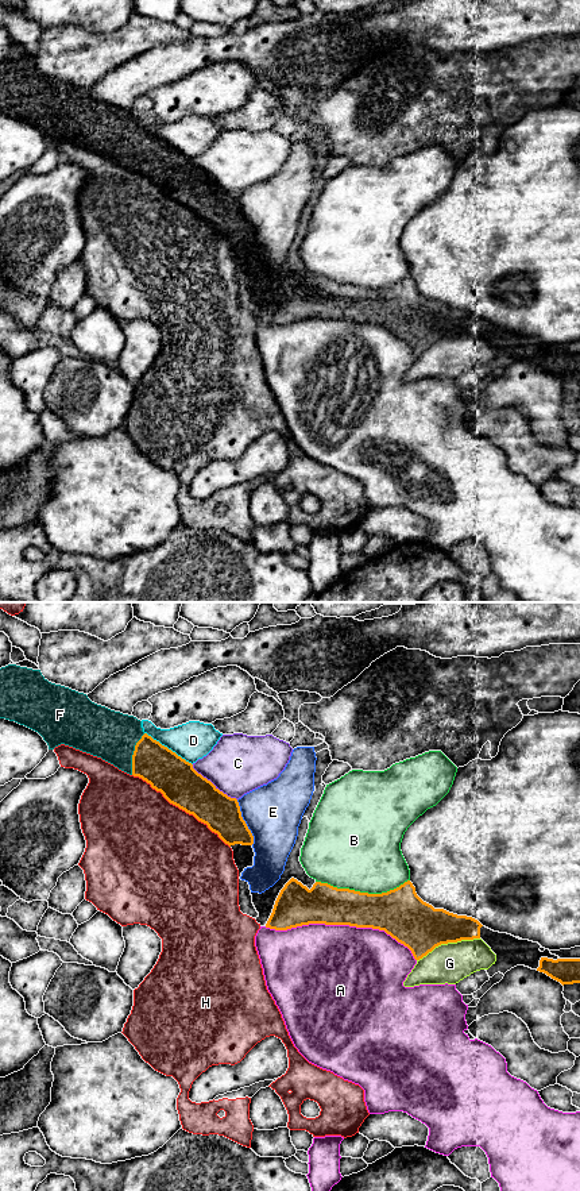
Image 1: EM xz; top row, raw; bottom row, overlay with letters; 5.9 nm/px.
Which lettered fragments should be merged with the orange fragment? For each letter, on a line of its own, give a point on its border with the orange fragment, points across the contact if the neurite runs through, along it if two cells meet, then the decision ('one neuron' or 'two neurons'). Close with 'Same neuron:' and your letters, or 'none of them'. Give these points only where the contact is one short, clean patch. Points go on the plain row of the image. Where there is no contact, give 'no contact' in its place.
A: xz (343, 319) | two neurons
B: xz (362, 288) | two neurons
C: xz (212, 178) | two neurons
D: xz (167, 143) | two neurons
E: xz (244, 218) | two neurons
F: xz (134, 149) | one neuron
G: xz (448, 336) | two neurons
H: xz (181, 203) | two neurons
Same neuron: F

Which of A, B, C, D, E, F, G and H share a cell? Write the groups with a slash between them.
A / B / C / D / E / F / G / H

